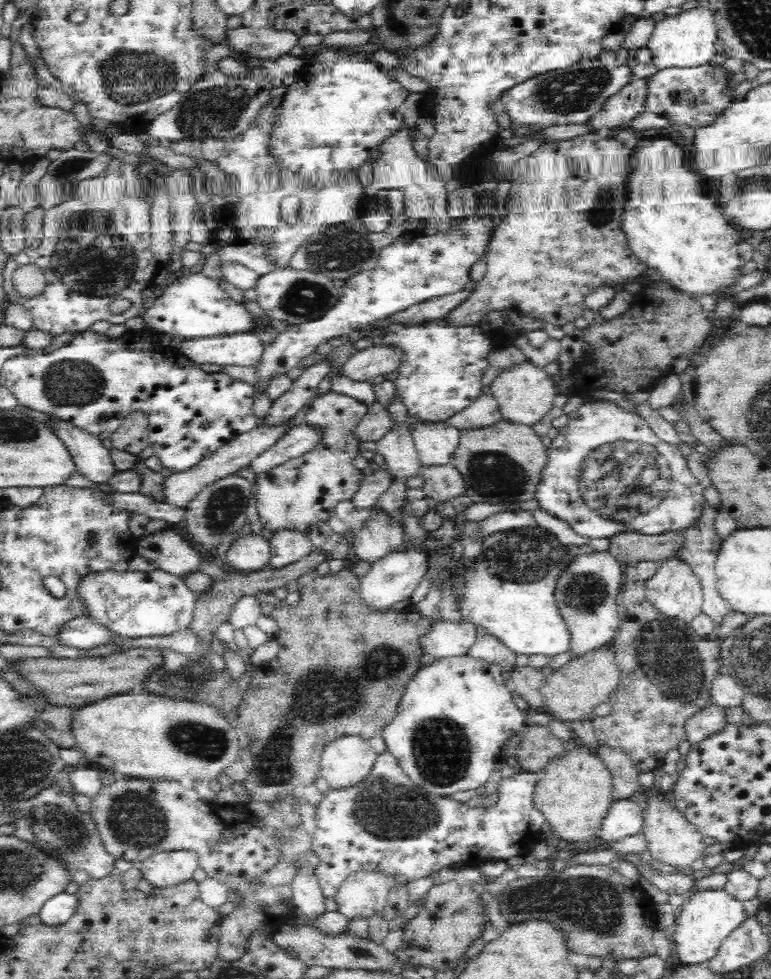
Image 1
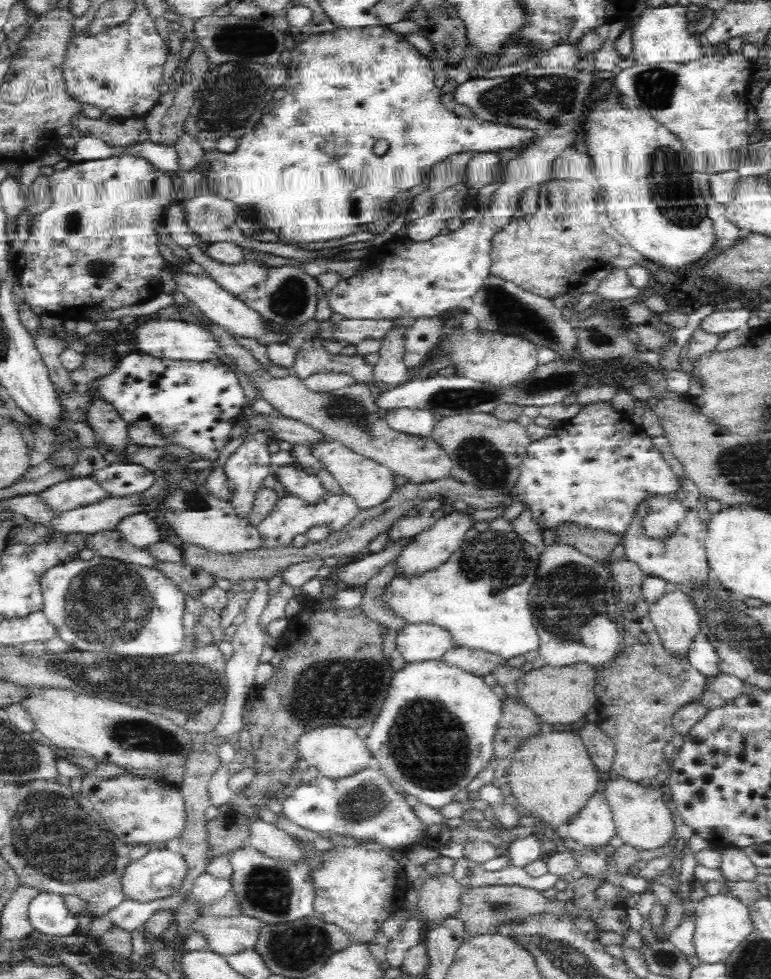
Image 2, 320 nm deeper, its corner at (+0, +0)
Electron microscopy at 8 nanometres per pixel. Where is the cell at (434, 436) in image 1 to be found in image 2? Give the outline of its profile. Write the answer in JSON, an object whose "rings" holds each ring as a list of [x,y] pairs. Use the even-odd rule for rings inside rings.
{"rings":[[[396,408],[387,411],[384,420],[394,431],[429,437],[436,427],[438,417],[428,410]]]}

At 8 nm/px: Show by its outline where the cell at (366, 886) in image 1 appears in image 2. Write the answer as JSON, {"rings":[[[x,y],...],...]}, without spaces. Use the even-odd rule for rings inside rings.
{"rings":[[[364,841],[357,846],[335,846],[319,856],[321,863],[310,874],[316,887],[312,916],[342,927],[356,943],[374,942],[382,923],[399,912],[413,891],[392,850]]]}

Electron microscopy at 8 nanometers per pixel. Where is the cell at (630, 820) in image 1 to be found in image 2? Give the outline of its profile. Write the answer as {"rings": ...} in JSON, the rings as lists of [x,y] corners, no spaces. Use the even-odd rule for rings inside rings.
{"rings":[[[600,790],[592,794],[586,802],[586,806],[578,812],[578,816],[568,824],[568,837],[573,838],[584,846],[604,846],[610,842],[612,836],[616,836],[616,821],[614,821],[613,810],[610,809],[610,803],[606,795]]]}

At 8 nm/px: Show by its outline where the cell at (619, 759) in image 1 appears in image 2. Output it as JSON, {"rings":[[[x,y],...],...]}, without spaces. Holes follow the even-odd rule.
{"rings":[[[588,722],[578,730],[578,735],[585,743],[589,756],[600,774],[610,774],[616,757],[614,741],[596,722]]]}

